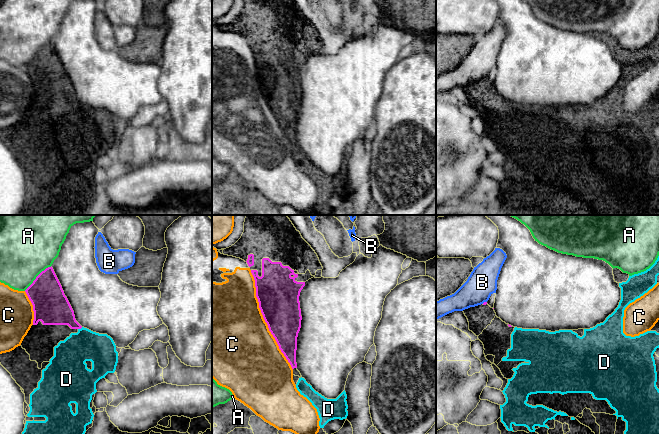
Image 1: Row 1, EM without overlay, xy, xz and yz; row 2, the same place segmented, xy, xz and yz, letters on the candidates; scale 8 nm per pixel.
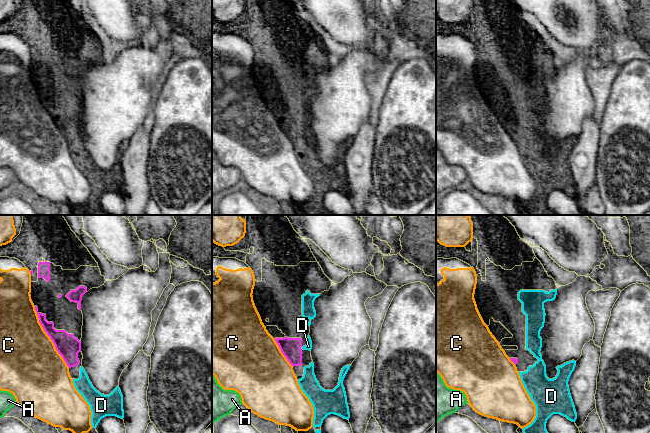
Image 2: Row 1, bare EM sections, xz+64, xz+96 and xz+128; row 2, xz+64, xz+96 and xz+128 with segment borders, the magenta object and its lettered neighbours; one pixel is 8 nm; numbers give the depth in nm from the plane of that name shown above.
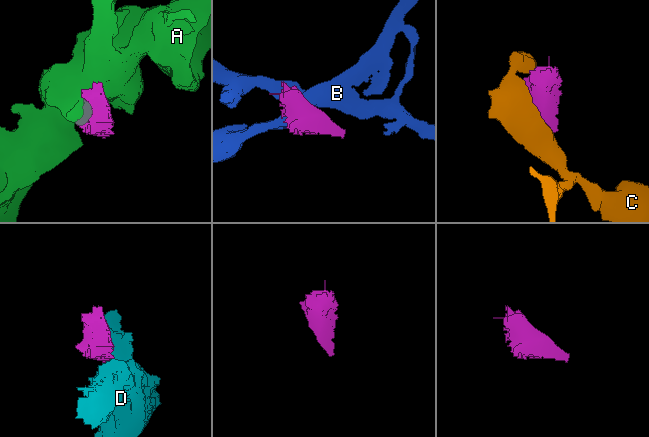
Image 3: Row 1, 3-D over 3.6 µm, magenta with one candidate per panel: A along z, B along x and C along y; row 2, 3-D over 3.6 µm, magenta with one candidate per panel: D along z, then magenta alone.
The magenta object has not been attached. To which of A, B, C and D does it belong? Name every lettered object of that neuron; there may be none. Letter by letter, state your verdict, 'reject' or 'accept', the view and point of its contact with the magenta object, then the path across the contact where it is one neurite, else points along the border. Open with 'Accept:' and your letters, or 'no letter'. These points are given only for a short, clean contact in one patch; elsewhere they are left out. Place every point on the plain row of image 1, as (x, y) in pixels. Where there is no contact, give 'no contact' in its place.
Accept: D
A: reject | xy (37, 52)
B: reject | yz (484, 78) | along yz (486, 77), (482, 79)
C: reject | xz (264, 95)
D: accept | xy (80, 104)

